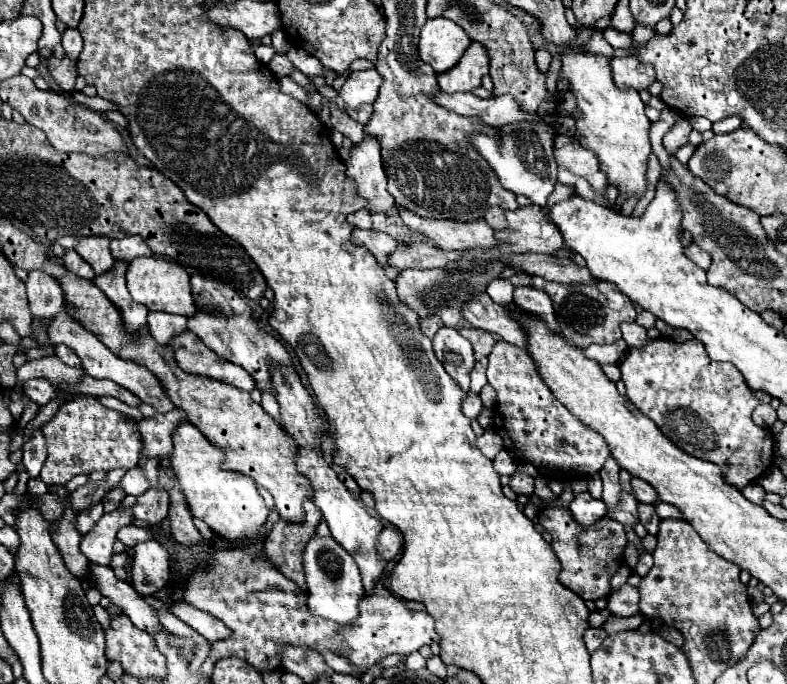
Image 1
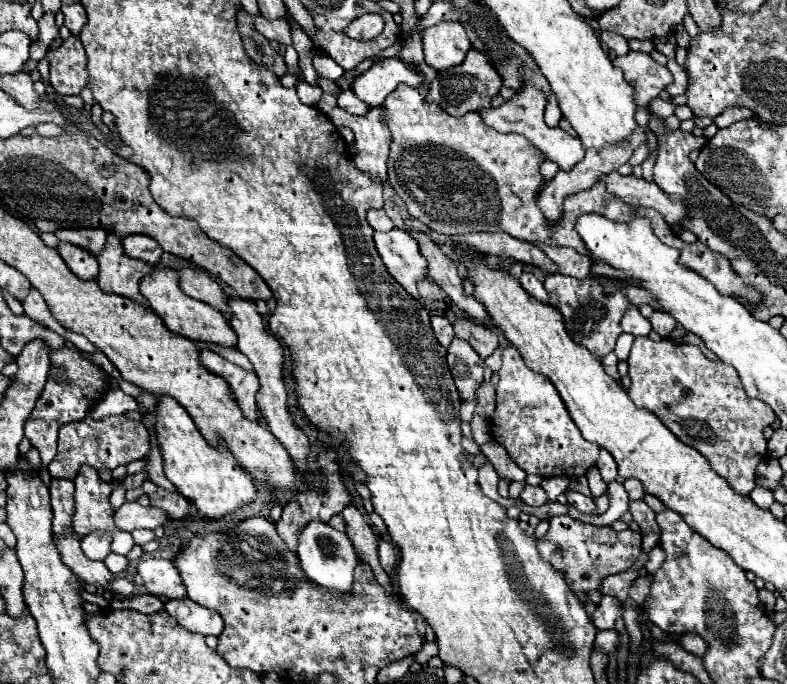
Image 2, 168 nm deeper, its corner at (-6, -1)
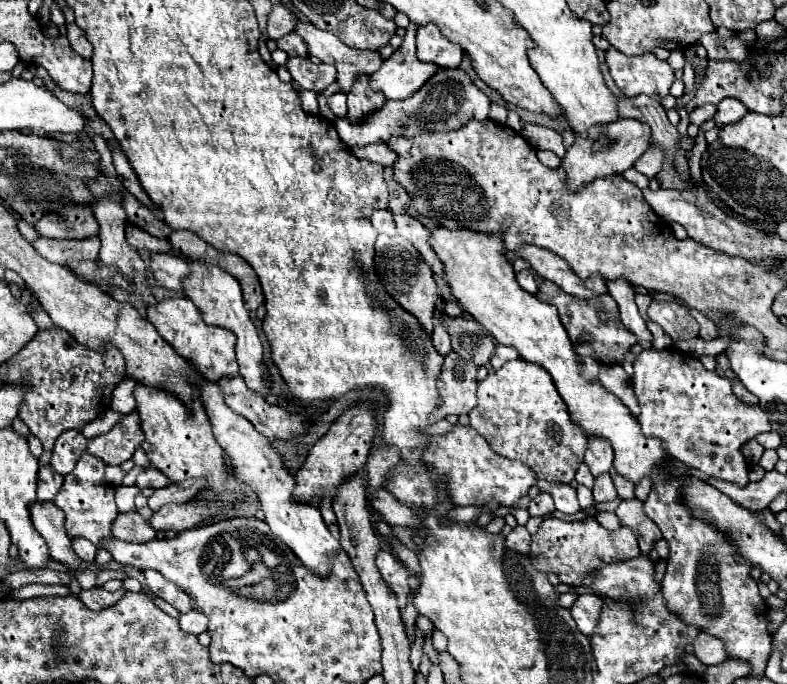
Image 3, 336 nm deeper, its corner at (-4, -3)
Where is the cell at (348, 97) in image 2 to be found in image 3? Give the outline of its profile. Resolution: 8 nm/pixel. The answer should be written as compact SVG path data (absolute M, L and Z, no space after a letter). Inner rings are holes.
M344 92L332 94L332 96L328 98L328 108L330 108L336 116L344 118L344 116L346 116L346 94L344 94Z

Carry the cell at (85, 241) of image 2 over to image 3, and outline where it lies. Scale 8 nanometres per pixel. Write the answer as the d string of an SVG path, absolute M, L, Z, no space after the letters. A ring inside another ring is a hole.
M64 206L34 224L36 232L44 238L90 238L98 234L98 222L88 206Z

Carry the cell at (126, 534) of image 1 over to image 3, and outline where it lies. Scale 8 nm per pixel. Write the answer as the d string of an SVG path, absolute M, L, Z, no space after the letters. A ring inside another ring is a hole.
M136 508L132 512L118 514L118 518L112 524L112 534L120 540L138 542L138 544L156 538L154 528L136 512Z

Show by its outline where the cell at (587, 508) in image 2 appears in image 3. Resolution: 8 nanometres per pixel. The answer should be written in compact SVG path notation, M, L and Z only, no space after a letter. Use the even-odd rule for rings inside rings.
M538 482L540 492L548 492L554 498L556 510L564 514L576 514L580 512L580 504L576 498L576 488L570 484L550 484L550 482Z

